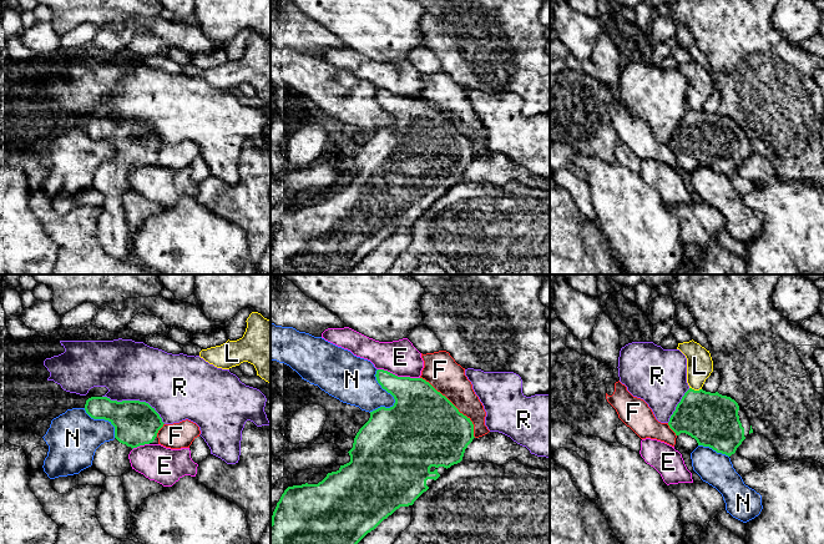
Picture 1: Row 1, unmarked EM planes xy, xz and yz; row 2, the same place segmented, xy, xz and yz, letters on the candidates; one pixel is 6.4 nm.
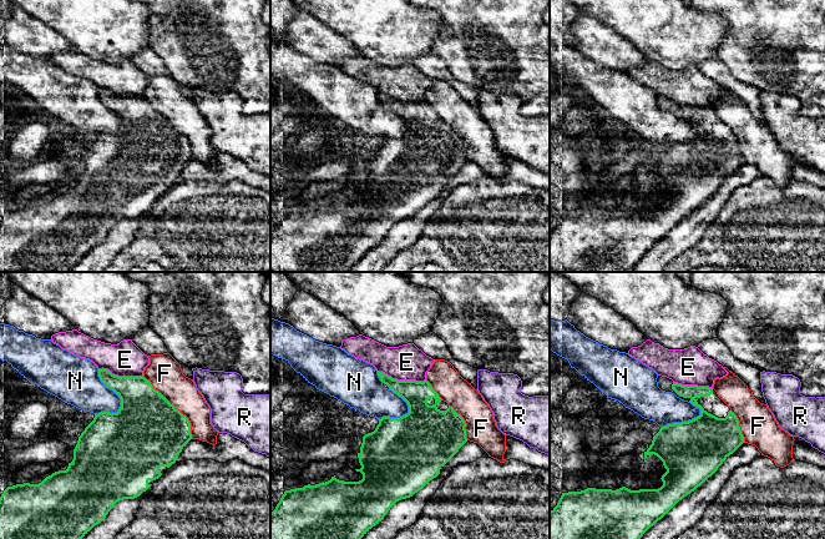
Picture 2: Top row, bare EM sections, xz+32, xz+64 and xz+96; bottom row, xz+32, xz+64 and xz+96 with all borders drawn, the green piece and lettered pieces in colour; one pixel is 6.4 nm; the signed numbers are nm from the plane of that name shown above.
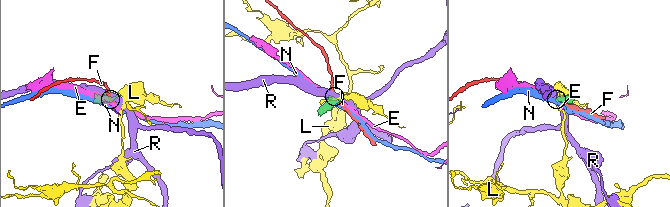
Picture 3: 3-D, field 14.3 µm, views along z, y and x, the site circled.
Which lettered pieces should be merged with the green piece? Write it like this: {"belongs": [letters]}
{"belongs": []}

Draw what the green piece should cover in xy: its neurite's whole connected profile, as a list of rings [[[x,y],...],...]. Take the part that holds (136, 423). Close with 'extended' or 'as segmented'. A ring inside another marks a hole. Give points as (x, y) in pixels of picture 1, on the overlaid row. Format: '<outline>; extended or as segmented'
[[[91,397],[86,401],[85,410],[91,418],[108,420],[115,427],[115,439],[101,444],[92,460],[92,467],[106,475],[96,517],[108,535],[130,539],[133,537],[132,510],[121,475],[132,468],[128,454],[133,448],[158,444],[157,433],[165,423],[155,408],[140,401],[117,402],[107,397]]]; extended

